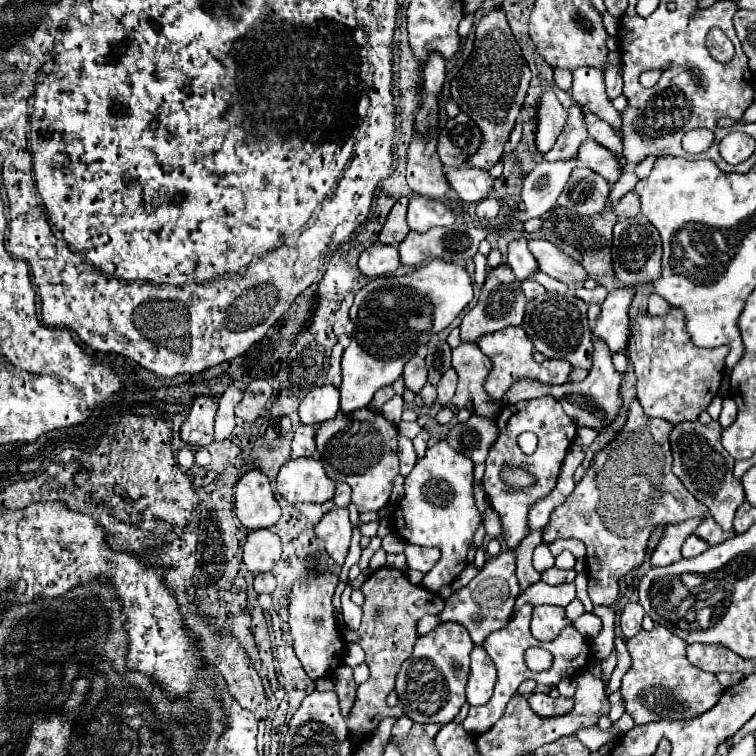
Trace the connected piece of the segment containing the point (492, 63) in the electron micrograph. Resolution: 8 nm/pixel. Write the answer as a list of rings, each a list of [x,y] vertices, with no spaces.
[[[496,10],[494,14],[486,14],[476,24],[476,40],[470,58],[458,70],[458,74],[450,80],[452,100],[458,104],[460,112],[468,114],[482,132],[482,142],[476,154],[466,158],[466,166],[490,170],[500,162],[504,144],[508,142],[514,122],[522,110],[526,90],[530,84],[530,68],[522,56],[518,42],[514,40],[510,26],[506,22],[506,14]]]

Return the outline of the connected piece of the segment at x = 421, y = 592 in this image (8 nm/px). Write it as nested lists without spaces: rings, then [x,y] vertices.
[[[378,568],[376,572],[372,572],[368,580],[362,584],[362,592],[365,597],[362,624],[357,630],[346,629],[343,633],[346,642],[355,642],[362,646],[362,650],[366,652],[366,664],[370,668],[370,678],[358,686],[356,702],[348,714],[348,734],[352,746],[358,746],[370,734],[374,734],[374,730],[384,718],[404,716],[402,710],[390,708],[386,704],[386,696],[390,690],[394,690],[398,668],[412,654],[412,646],[418,638],[416,636],[418,620],[426,614],[440,614],[444,608],[444,600],[440,598],[440,594],[410,584],[404,572],[394,568]]]

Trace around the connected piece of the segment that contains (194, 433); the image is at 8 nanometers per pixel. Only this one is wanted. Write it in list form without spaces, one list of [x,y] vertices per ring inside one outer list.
[[[200,396],[190,408],[190,416],[180,428],[180,438],[192,446],[208,446],[214,440],[214,416],[218,410],[216,398]]]

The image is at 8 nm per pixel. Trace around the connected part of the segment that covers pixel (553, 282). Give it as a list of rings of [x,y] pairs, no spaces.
[[[536,272],[536,274],[532,276],[532,280],[540,282],[540,284],[542,284],[547,291],[556,291],[560,294],[565,294],[568,289],[566,284],[554,278],[548,278],[544,272]]]

